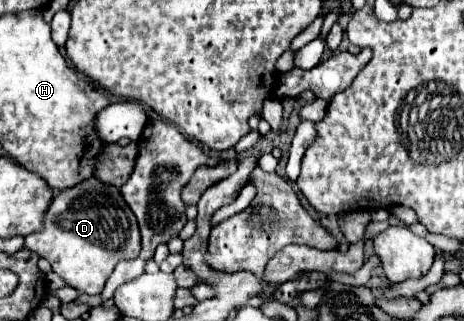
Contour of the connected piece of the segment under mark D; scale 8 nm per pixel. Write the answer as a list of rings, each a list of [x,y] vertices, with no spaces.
[[[89,177],[51,199],[43,215],[43,229],[25,235],[25,247],[47,259],[53,271],[79,293],[99,295],[113,267],[121,259],[135,259],[139,255],[141,235],[137,219],[119,189]]]

